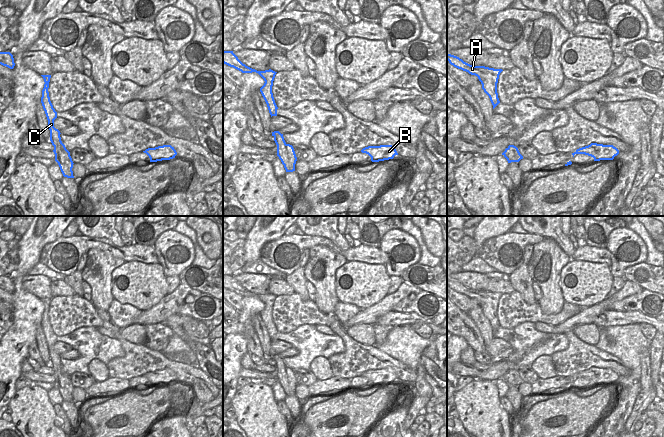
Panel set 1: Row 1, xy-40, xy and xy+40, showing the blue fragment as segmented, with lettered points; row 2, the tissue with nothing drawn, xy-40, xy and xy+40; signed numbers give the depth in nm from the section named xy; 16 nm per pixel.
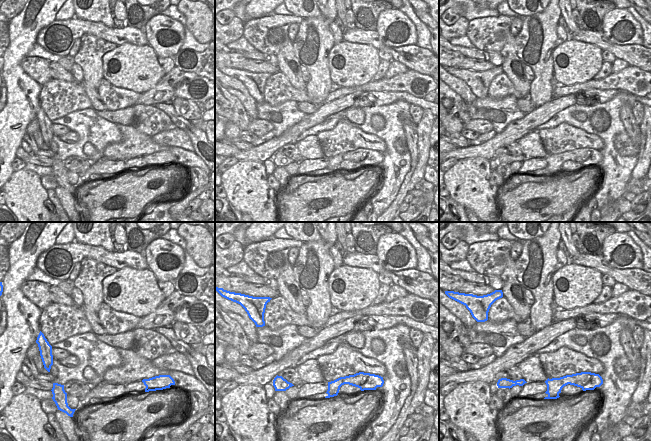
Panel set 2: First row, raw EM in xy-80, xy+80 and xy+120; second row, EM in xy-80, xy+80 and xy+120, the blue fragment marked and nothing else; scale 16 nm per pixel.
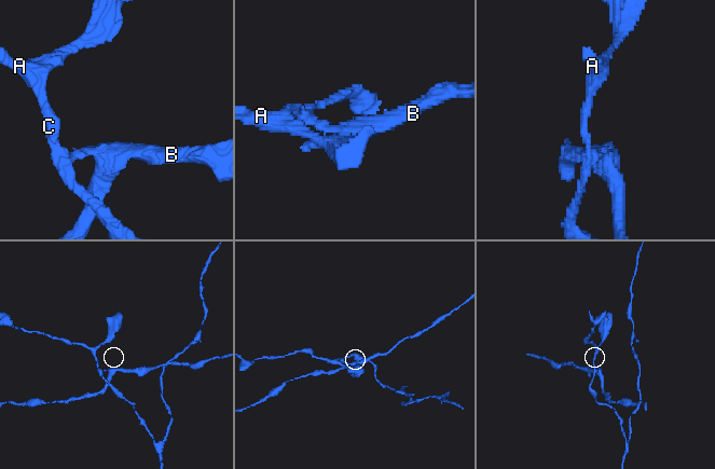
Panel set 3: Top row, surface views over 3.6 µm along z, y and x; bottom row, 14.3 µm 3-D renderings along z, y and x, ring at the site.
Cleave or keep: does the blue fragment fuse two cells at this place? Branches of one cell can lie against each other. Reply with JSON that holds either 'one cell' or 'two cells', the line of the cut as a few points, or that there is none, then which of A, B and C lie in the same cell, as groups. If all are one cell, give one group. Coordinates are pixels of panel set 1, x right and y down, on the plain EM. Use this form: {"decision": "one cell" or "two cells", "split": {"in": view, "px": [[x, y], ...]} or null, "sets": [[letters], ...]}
{"decision": "two cells", "split": {"in": "xy+40", "px": [[507, 372], [512, 378], [514, 385]]}, "sets": [["A", "C"], ["B"]]}

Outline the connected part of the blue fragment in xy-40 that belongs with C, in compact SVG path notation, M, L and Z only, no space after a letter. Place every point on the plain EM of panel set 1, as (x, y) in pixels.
M51 299L41 300L43 301L45 306L44 312L42 314L41 327L48 344L48 350L50 354L50 365L54 370L53 376L55 378L55 385L58 387L64 401L74 402L72 395L74 387L70 378L63 371L63 367L60 361L60 355L54 351L54 344L57 342L57 336L53 332L48 316Z

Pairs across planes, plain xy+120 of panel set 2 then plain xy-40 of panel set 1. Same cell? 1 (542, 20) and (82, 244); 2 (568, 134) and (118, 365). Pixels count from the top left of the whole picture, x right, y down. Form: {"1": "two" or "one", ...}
{"1": "two", "2": "one"}

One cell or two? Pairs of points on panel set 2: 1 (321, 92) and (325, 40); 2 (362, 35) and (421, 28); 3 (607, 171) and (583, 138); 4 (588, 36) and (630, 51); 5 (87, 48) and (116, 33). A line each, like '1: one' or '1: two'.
1: one
2: two
3: two
4: one
5: two

